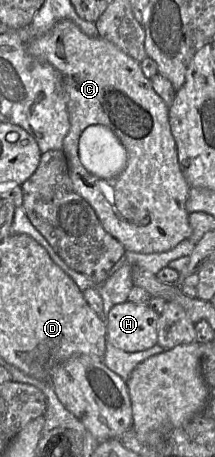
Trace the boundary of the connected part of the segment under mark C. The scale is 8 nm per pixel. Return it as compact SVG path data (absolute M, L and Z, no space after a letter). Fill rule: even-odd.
M60 20L46 33L28 43L30 55L55 67L62 75L63 91L69 116L69 130L63 139L62 151L74 190L94 209L106 232L126 250L157 253L169 250L191 235L185 205L190 186L185 180L174 137L169 124L169 109L143 74L140 63L113 43L100 37L91 38L70 20ZM90 125L103 125L119 139L127 152L127 161L116 176L103 179L90 174L79 159L79 138Z

